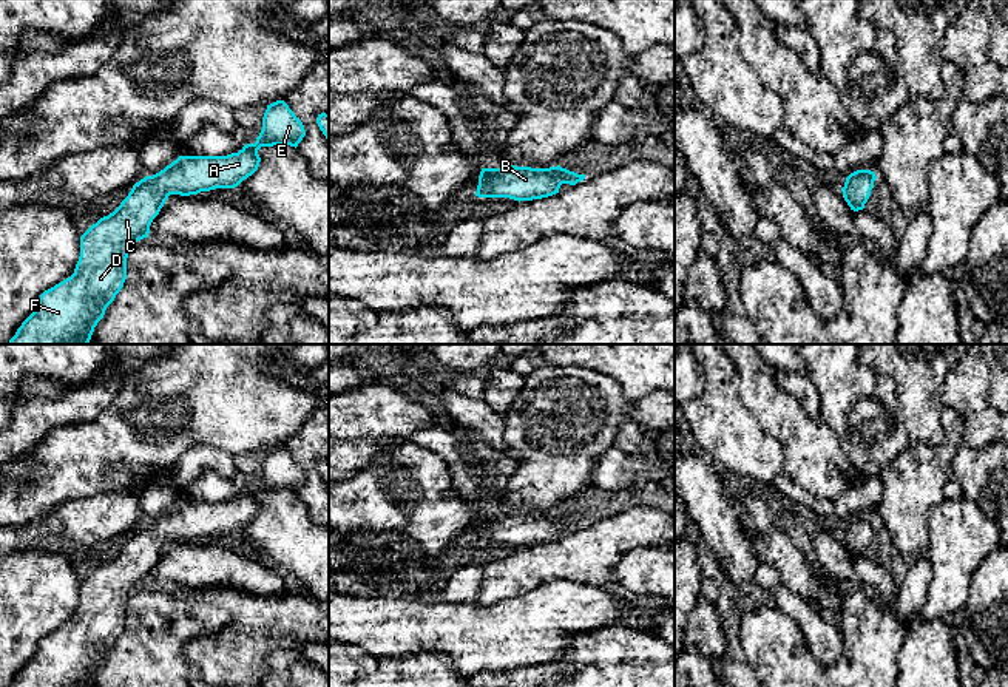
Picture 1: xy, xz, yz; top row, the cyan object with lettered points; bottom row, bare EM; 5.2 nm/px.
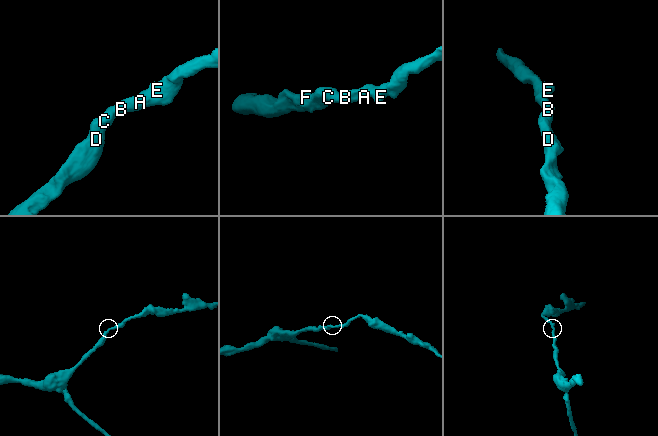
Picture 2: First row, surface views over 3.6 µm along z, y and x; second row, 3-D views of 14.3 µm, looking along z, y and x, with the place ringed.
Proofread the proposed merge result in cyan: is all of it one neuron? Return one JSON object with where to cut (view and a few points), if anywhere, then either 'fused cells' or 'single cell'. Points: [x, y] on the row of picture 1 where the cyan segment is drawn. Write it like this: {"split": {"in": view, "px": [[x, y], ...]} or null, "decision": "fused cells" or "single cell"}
{"split": null, "decision": "single cell"}

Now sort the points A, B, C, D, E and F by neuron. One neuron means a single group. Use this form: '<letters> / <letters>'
A B C D E F

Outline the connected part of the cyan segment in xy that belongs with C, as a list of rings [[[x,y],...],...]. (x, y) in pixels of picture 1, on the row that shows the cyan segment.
[[[276,100],[267,105],[262,130],[255,144],[247,144],[238,153],[227,156],[179,156],[159,173],[136,182],[113,213],[100,218],[80,236],[80,256],[74,273],[40,295],[37,307],[8,344],[88,344],[107,307],[123,287],[131,247],[148,238],[150,225],[170,195],[190,196],[215,188],[235,188],[258,170],[261,147],[290,145],[296,148],[304,136],[303,122],[284,100]]]

